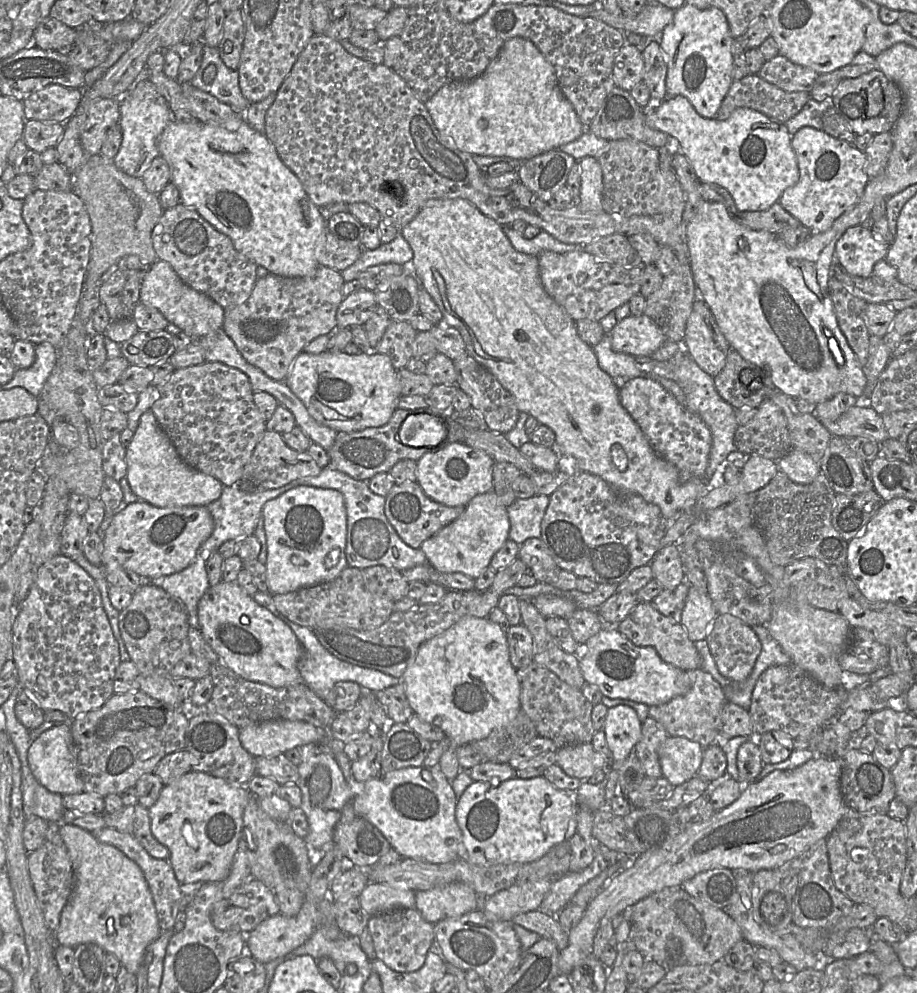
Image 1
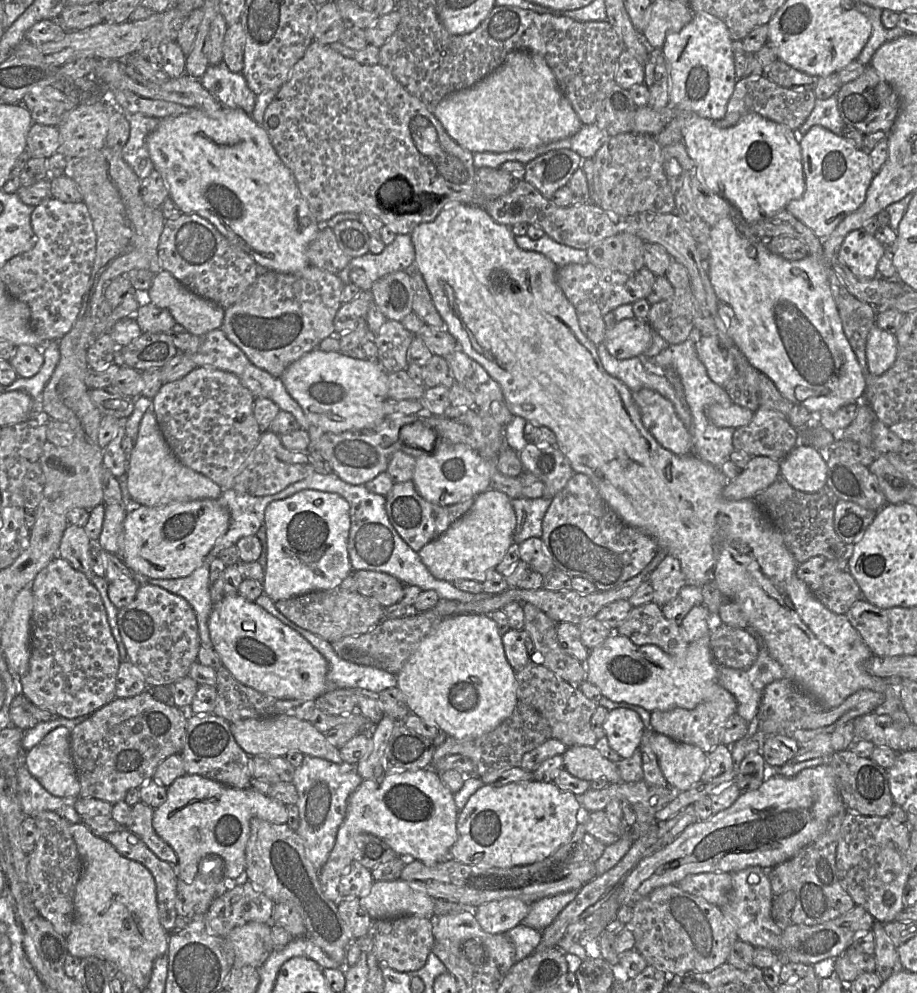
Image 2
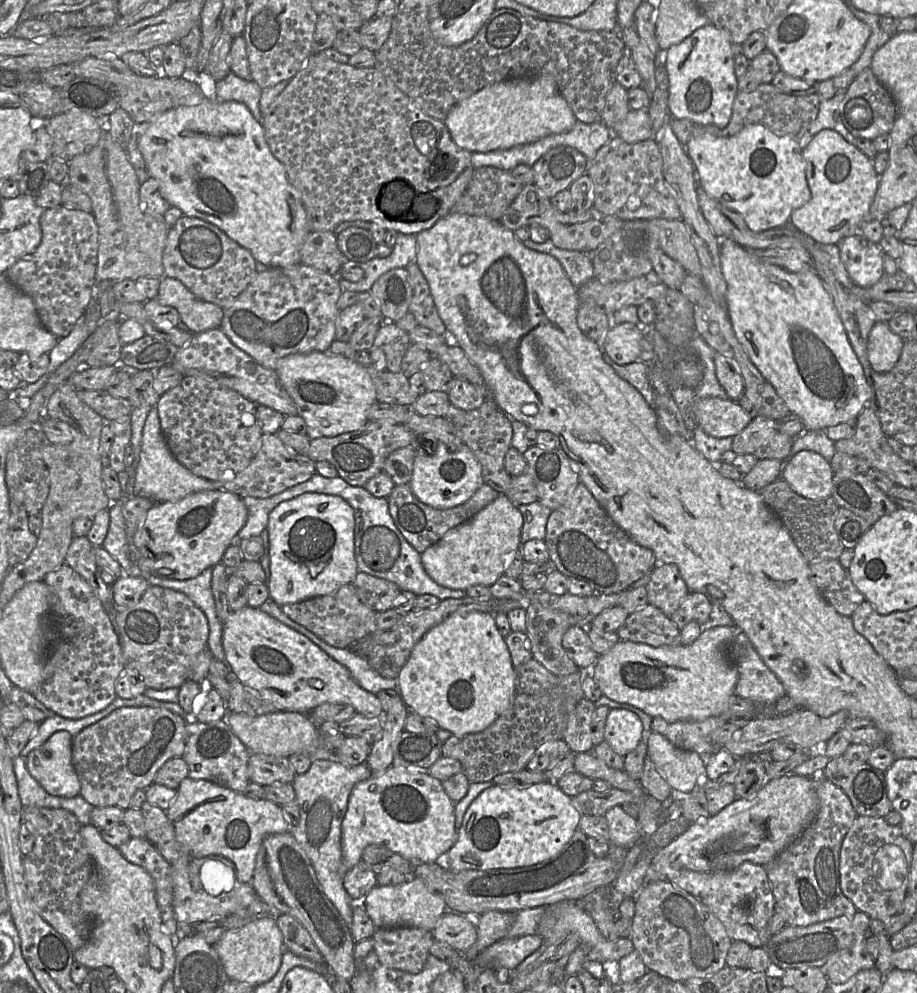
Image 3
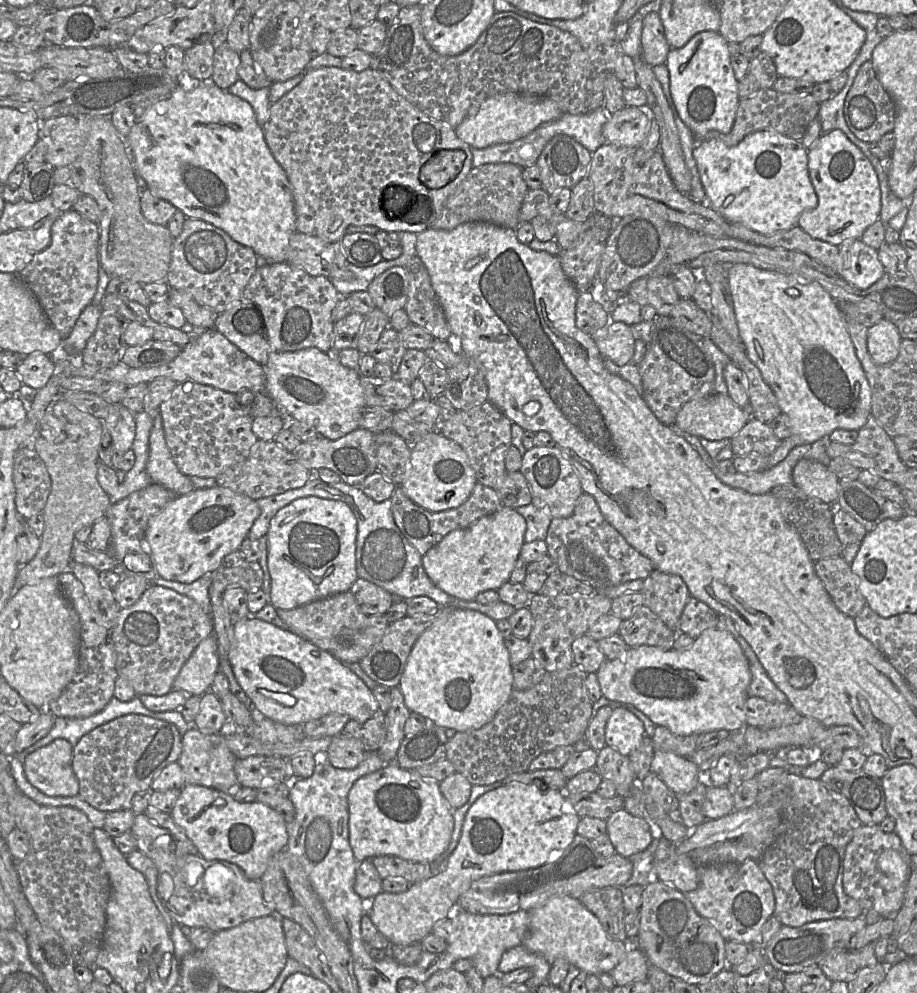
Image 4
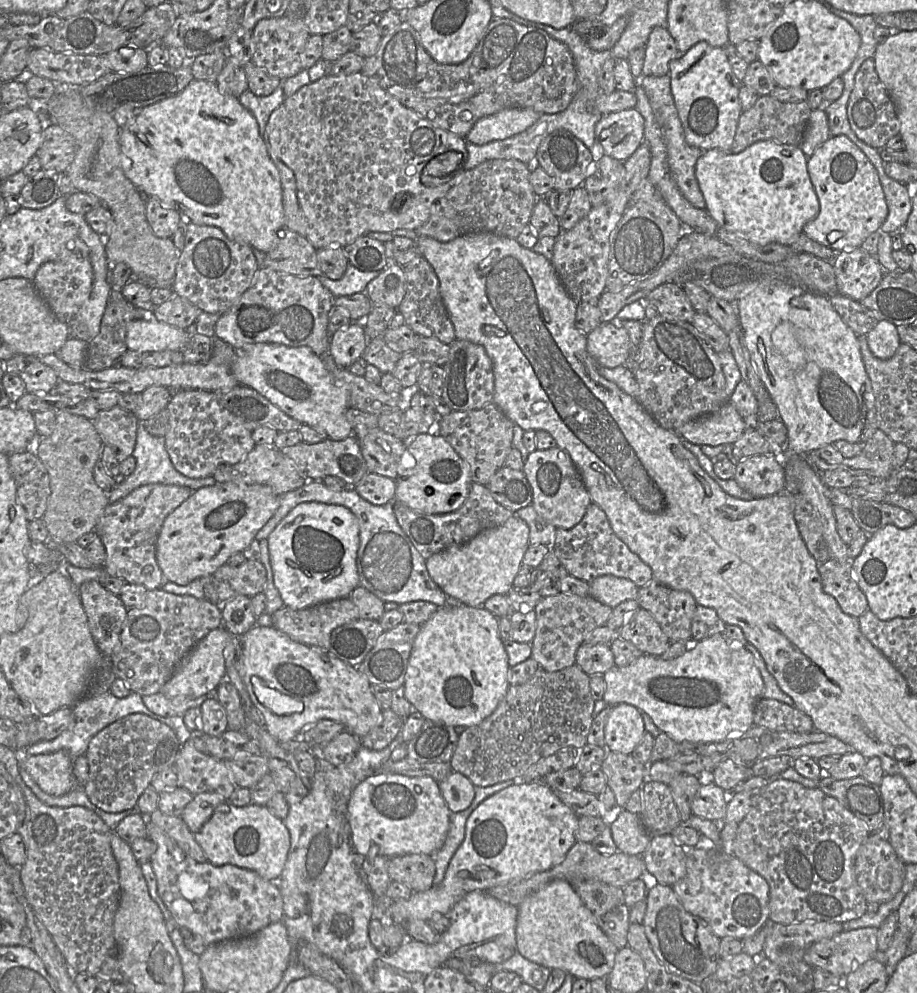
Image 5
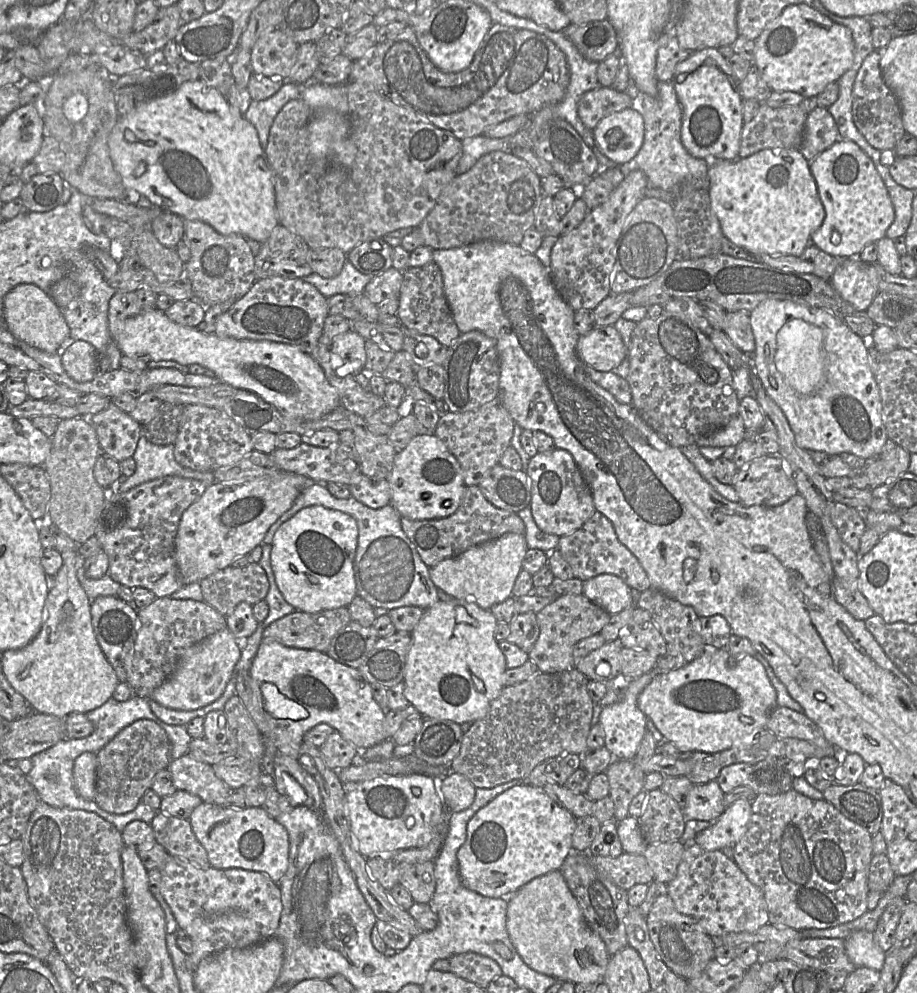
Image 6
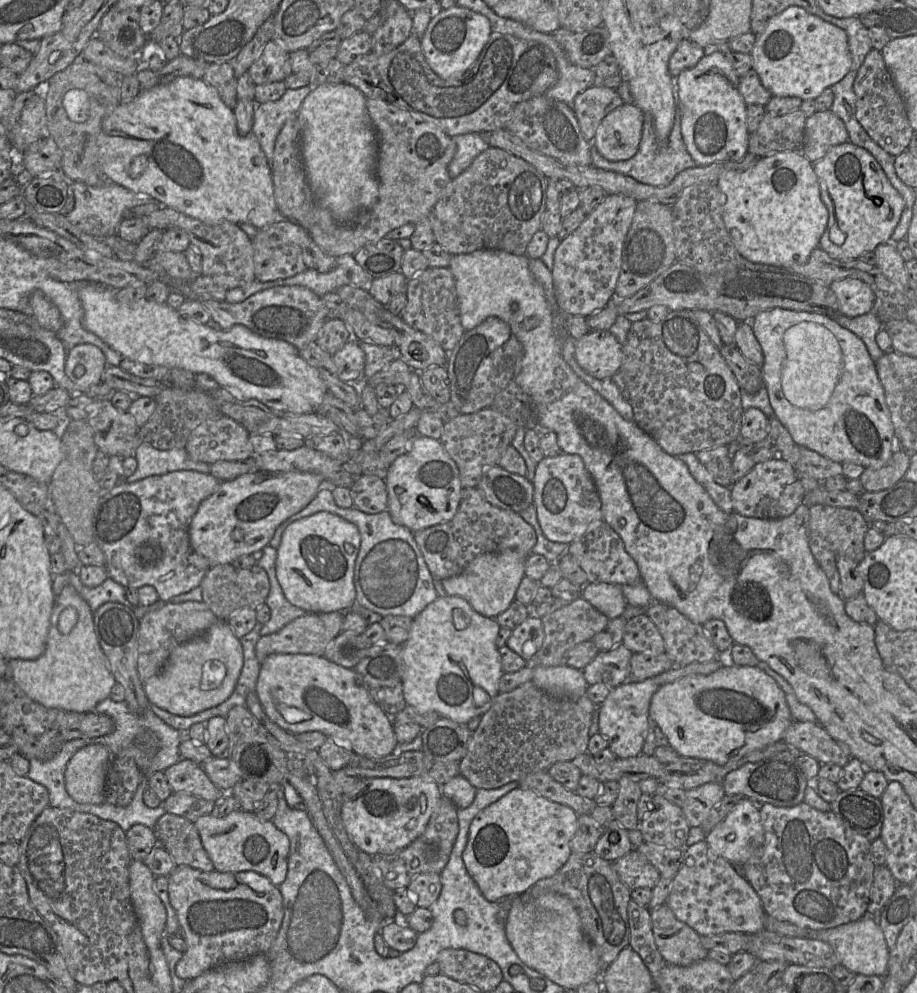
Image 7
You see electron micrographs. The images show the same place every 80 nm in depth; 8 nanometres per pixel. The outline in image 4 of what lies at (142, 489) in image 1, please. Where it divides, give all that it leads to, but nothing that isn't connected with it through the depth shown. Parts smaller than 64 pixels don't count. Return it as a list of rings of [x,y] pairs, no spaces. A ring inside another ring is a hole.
[[[159,412],[153,418],[146,469],[152,483],[164,486],[177,496],[186,495],[195,490],[190,478],[180,471],[171,455]]]

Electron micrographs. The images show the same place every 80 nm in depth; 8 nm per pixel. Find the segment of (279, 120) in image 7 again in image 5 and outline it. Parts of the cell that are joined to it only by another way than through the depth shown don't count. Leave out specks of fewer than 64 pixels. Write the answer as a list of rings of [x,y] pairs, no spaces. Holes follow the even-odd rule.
[[[279,85],[268,96],[257,96],[247,89],[240,95],[239,101],[253,114],[258,123],[260,135],[264,138],[266,125],[271,113],[283,103],[285,98],[282,86]]]

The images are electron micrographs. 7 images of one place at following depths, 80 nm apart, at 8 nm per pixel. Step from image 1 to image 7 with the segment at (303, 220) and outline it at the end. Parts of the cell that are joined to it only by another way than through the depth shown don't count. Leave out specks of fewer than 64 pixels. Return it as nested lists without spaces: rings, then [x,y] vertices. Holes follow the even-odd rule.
[[[178,77],[169,83],[141,91],[141,93],[128,104],[120,103],[112,113],[104,119],[97,144],[100,168],[110,181],[134,193],[147,194],[168,208],[182,212],[206,224],[218,224],[222,222],[230,222],[233,224],[247,223],[257,229],[261,229],[277,221],[279,213],[274,197],[272,172],[256,135],[253,131],[244,136],[239,134],[233,110],[222,101],[217,90],[202,79]]]

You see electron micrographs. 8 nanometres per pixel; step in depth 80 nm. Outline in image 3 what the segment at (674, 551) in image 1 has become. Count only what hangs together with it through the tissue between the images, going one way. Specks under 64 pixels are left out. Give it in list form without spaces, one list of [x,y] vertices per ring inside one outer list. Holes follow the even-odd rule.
[[[660,564],[652,570],[645,586],[648,603],[670,617],[690,592],[675,564]]]

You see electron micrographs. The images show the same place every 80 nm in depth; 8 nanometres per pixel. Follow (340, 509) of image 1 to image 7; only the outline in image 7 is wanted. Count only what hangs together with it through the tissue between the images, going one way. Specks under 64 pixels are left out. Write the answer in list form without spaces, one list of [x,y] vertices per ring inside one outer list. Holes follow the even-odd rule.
[[[327,511],[289,524],[276,558],[276,575],[286,599],[307,613],[346,612],[356,606],[354,569],[360,541],[355,524]]]

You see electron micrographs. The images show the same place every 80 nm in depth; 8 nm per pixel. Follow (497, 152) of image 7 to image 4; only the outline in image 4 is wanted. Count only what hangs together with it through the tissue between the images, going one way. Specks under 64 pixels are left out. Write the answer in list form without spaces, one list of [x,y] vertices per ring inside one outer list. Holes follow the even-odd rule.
[[[511,163],[484,164],[473,167],[457,189],[448,197],[439,217],[430,228],[452,230],[469,222],[486,222],[516,230],[519,212],[529,190],[522,177],[523,167]]]

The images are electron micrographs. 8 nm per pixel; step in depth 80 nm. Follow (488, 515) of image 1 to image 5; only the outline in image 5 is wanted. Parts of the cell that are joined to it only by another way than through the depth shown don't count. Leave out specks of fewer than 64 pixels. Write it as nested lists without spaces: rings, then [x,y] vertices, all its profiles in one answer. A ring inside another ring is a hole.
[[[514,514],[504,524],[481,532],[467,543],[433,554],[426,559],[426,567],[446,595],[467,606],[483,607],[489,597],[507,595],[513,588],[529,546],[529,527]]]

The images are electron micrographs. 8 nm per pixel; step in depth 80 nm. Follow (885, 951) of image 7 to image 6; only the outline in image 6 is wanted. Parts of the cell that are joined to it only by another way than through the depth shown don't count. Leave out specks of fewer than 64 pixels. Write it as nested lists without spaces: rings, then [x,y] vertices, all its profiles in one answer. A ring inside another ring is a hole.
[[[859,930],[845,938],[846,954],[856,967],[867,967],[881,971],[885,951],[875,940],[874,932]]]

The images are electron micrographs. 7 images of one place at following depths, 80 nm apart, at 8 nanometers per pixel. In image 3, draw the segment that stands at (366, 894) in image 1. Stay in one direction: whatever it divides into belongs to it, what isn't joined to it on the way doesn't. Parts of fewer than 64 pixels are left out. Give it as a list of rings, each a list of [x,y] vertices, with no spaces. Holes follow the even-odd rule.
[[[417,877],[413,881],[405,881],[394,886],[377,885],[365,896],[367,914],[376,928],[410,926],[433,930],[448,906],[441,894],[430,889]]]

